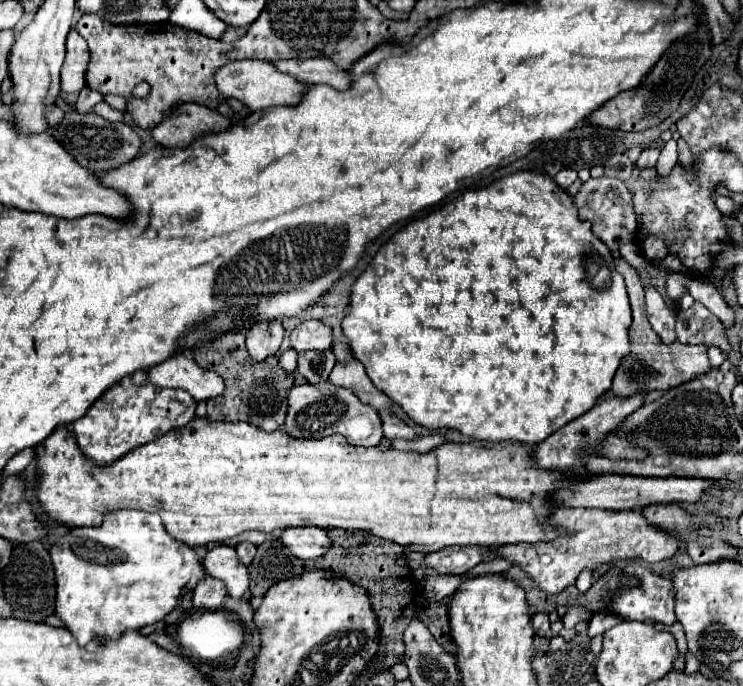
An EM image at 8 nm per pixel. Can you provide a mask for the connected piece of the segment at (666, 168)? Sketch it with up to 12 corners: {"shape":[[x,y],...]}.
{"shape":[[676,141],[660,151],[656,163],[658,175],[670,173],[678,161]]}

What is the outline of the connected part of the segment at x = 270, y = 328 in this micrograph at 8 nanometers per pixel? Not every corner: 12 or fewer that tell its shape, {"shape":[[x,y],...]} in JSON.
{"shape":[[262,321],[246,333],[254,361],[276,355],[284,339],[280,321]]}

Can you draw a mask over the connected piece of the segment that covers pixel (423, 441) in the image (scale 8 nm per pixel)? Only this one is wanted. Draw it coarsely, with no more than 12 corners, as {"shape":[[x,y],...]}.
{"shape":[[442,435],[390,441],[394,449],[426,453],[442,445]]}

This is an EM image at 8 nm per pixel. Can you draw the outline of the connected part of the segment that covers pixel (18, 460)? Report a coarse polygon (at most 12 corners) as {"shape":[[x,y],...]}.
{"shape":[[36,447],[18,453],[4,469],[4,477],[22,473],[34,459]]}

